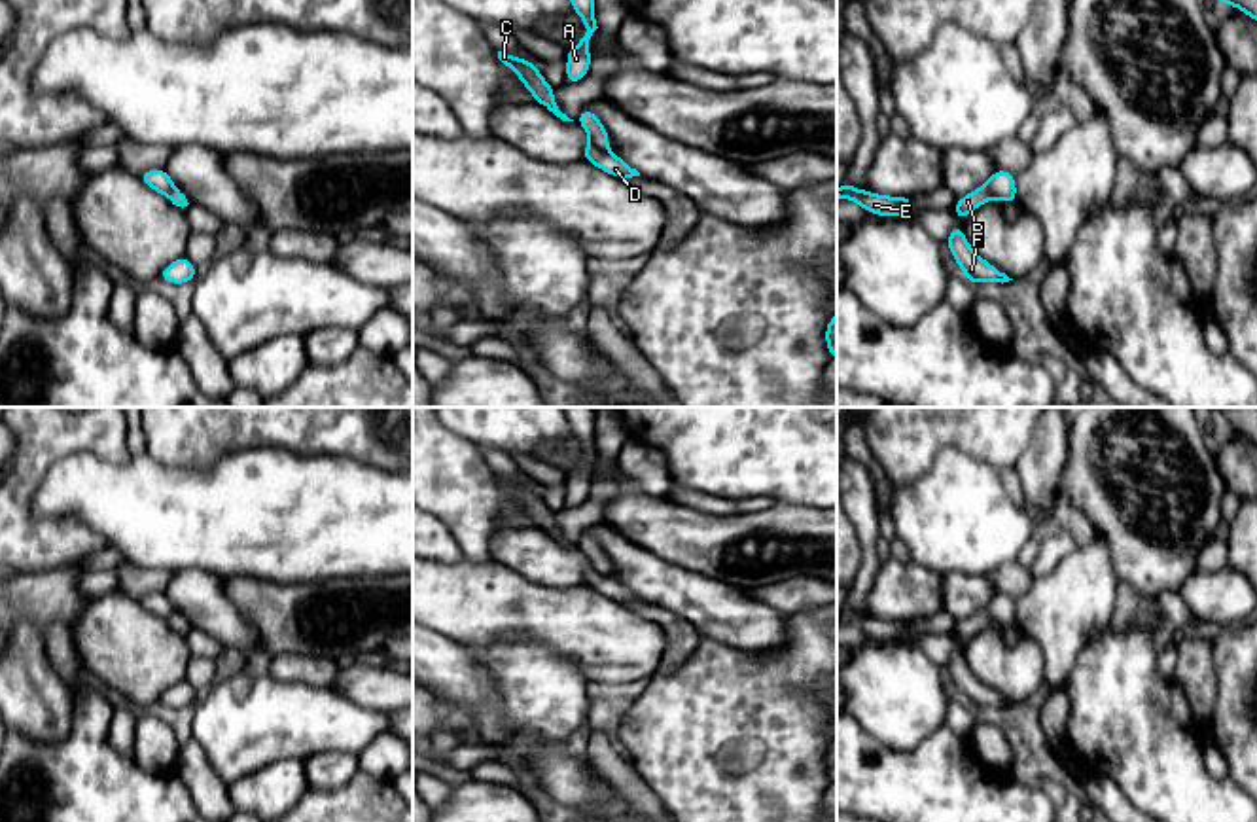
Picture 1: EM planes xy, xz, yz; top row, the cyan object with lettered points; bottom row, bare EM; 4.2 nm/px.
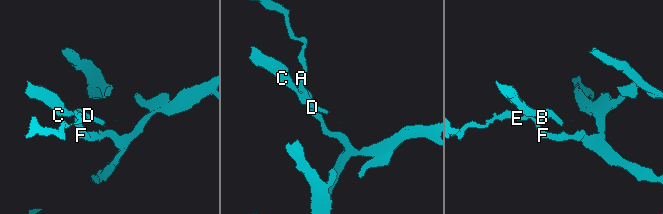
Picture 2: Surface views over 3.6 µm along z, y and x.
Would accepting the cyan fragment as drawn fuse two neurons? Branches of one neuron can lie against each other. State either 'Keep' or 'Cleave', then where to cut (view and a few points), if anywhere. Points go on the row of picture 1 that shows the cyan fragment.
Cleave. Split along xz (591, 139), (606, 148)

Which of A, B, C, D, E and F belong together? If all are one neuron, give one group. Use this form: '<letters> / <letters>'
A B E F / C D

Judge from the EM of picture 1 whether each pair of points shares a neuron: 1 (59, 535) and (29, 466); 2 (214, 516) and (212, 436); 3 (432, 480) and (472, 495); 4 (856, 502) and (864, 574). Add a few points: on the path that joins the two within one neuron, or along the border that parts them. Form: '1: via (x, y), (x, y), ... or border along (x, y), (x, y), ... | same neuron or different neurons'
1: via (38, 531), (21, 514), (21, 487) | same neuron
2: border along (254, 447), (228, 451), (207, 468), (167, 464) | different neurons
3: via (442, 480), (451, 480), (462, 491) | same neuron
4: via (866, 519), (867, 557) | same neuron

